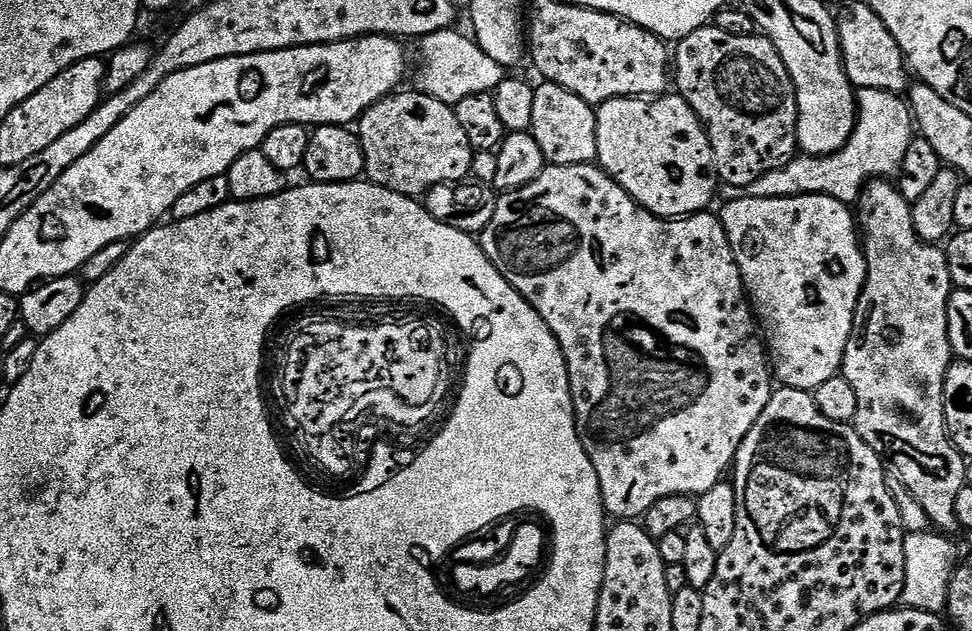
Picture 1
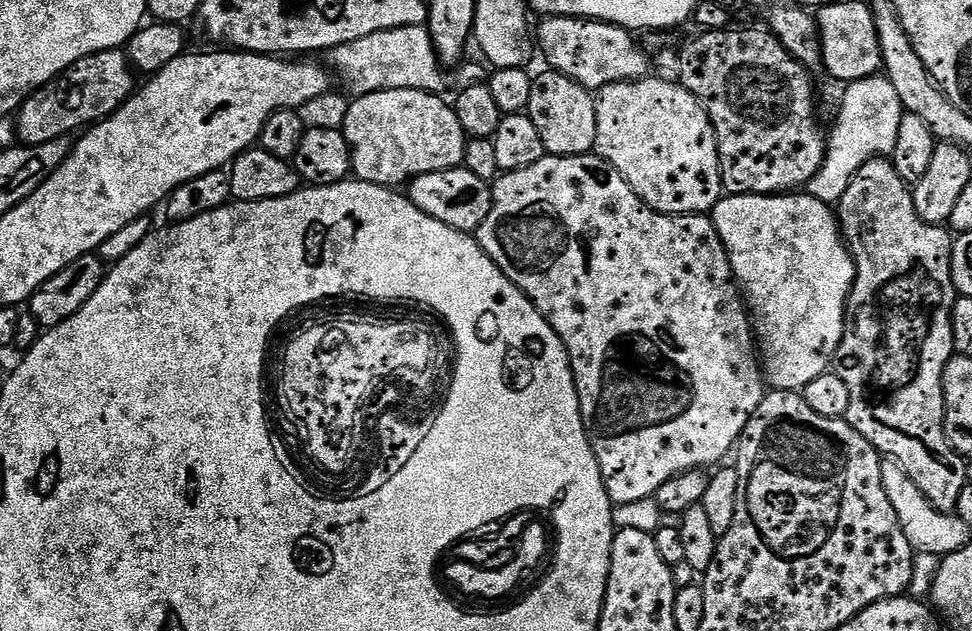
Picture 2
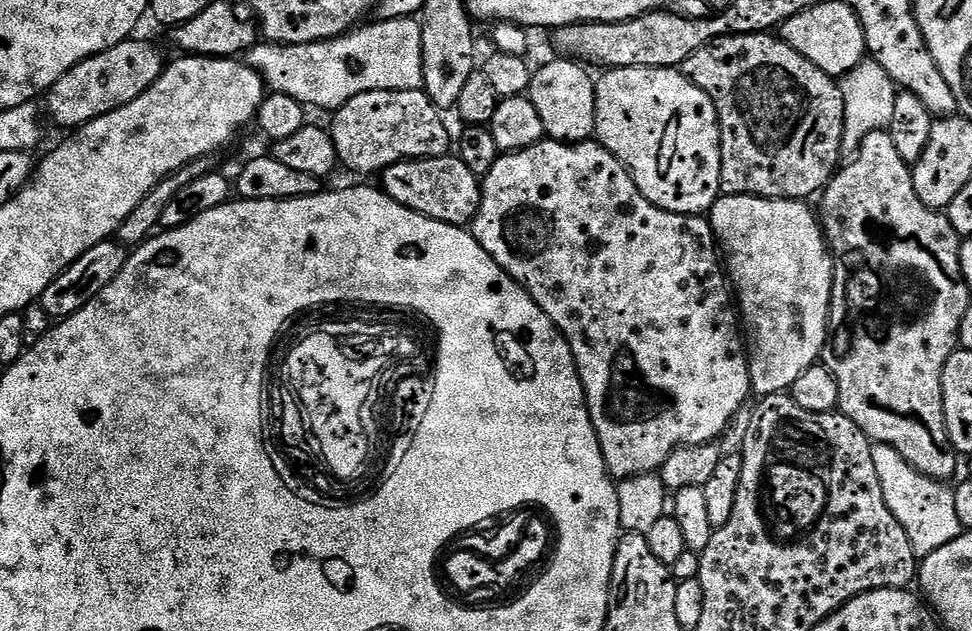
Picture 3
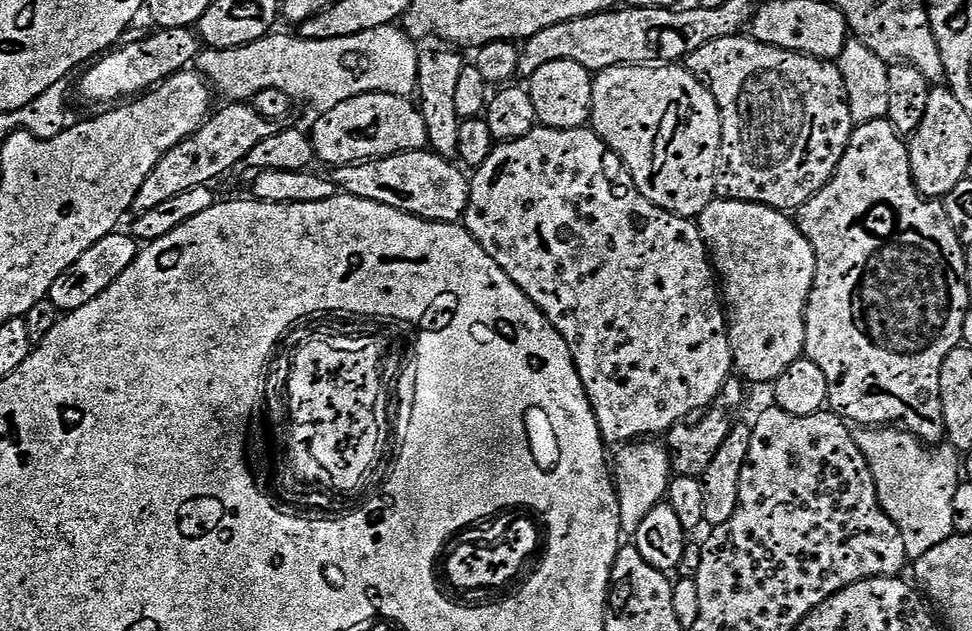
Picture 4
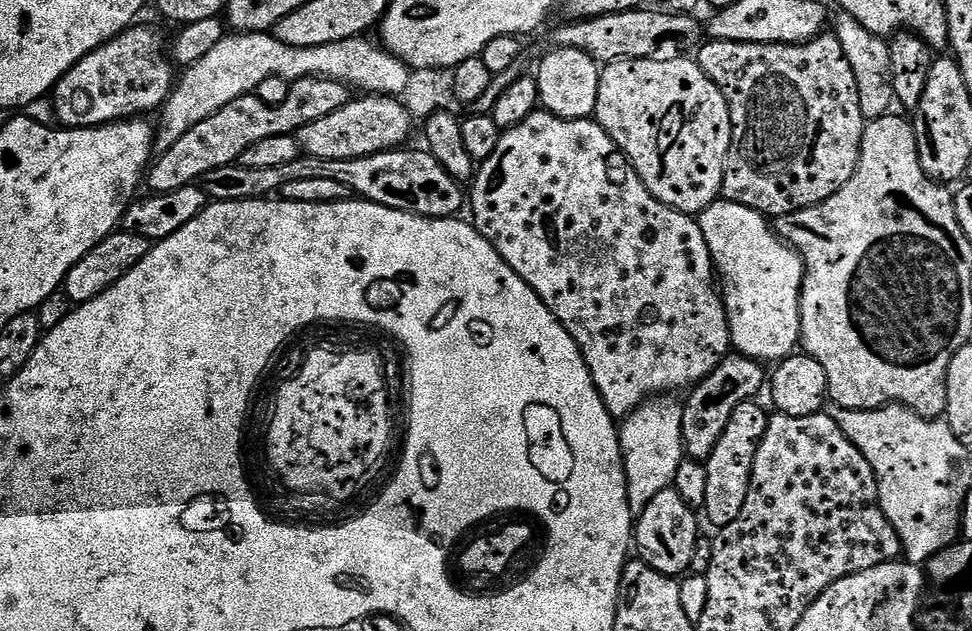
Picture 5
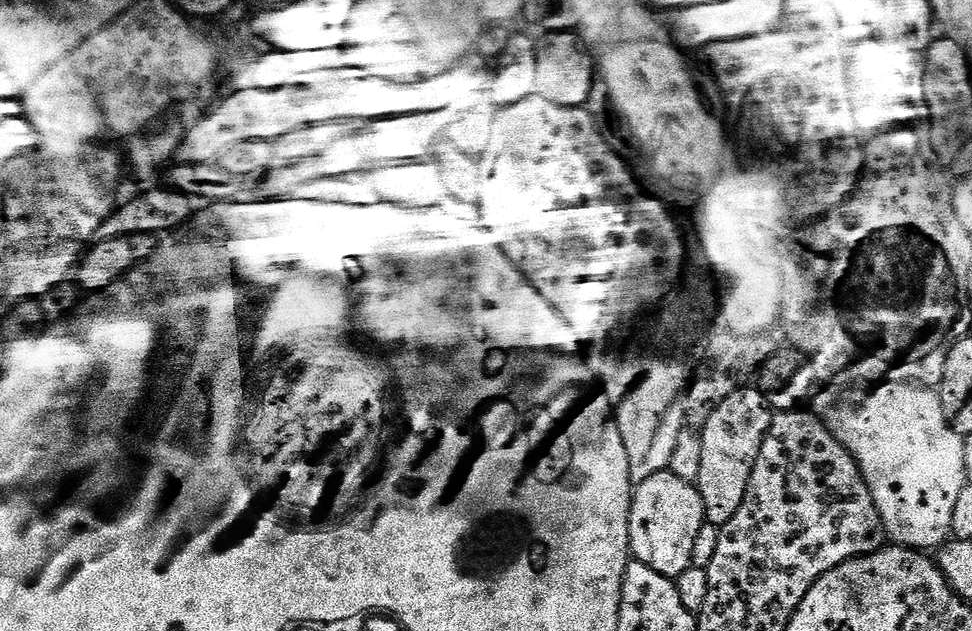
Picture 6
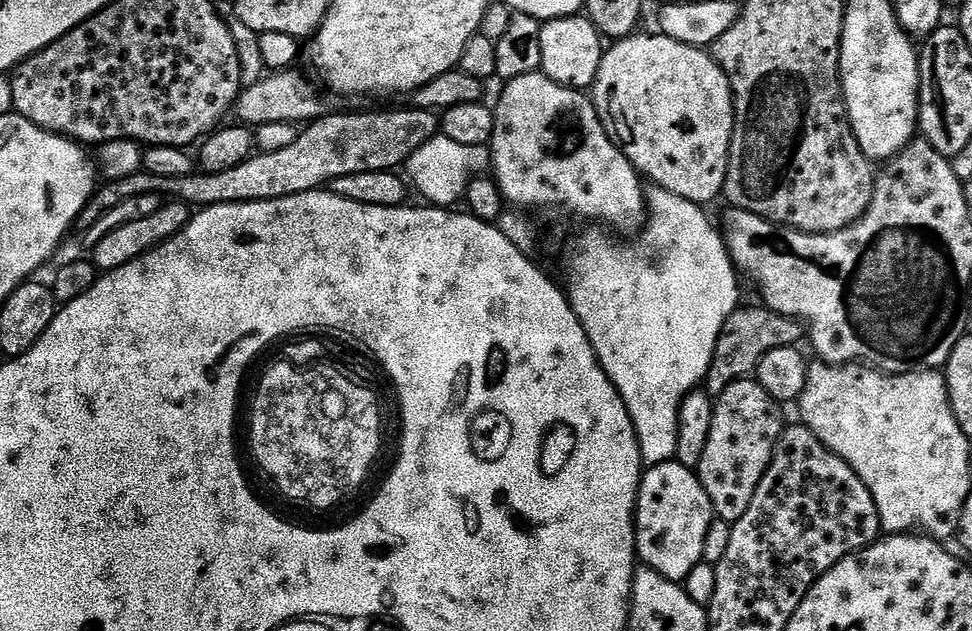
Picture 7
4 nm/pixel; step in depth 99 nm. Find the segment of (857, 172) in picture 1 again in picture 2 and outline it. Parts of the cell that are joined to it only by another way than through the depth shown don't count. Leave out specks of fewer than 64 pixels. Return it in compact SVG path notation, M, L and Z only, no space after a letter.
M883 74L867 76L865 80L853 80L847 85L840 100L840 113L836 125L827 133L828 149L822 166L806 186L807 195L818 198L829 206L839 205L846 186L854 178L856 171L866 162L877 158L891 157L894 142L898 142L898 126L904 117L904 107L894 86Z

